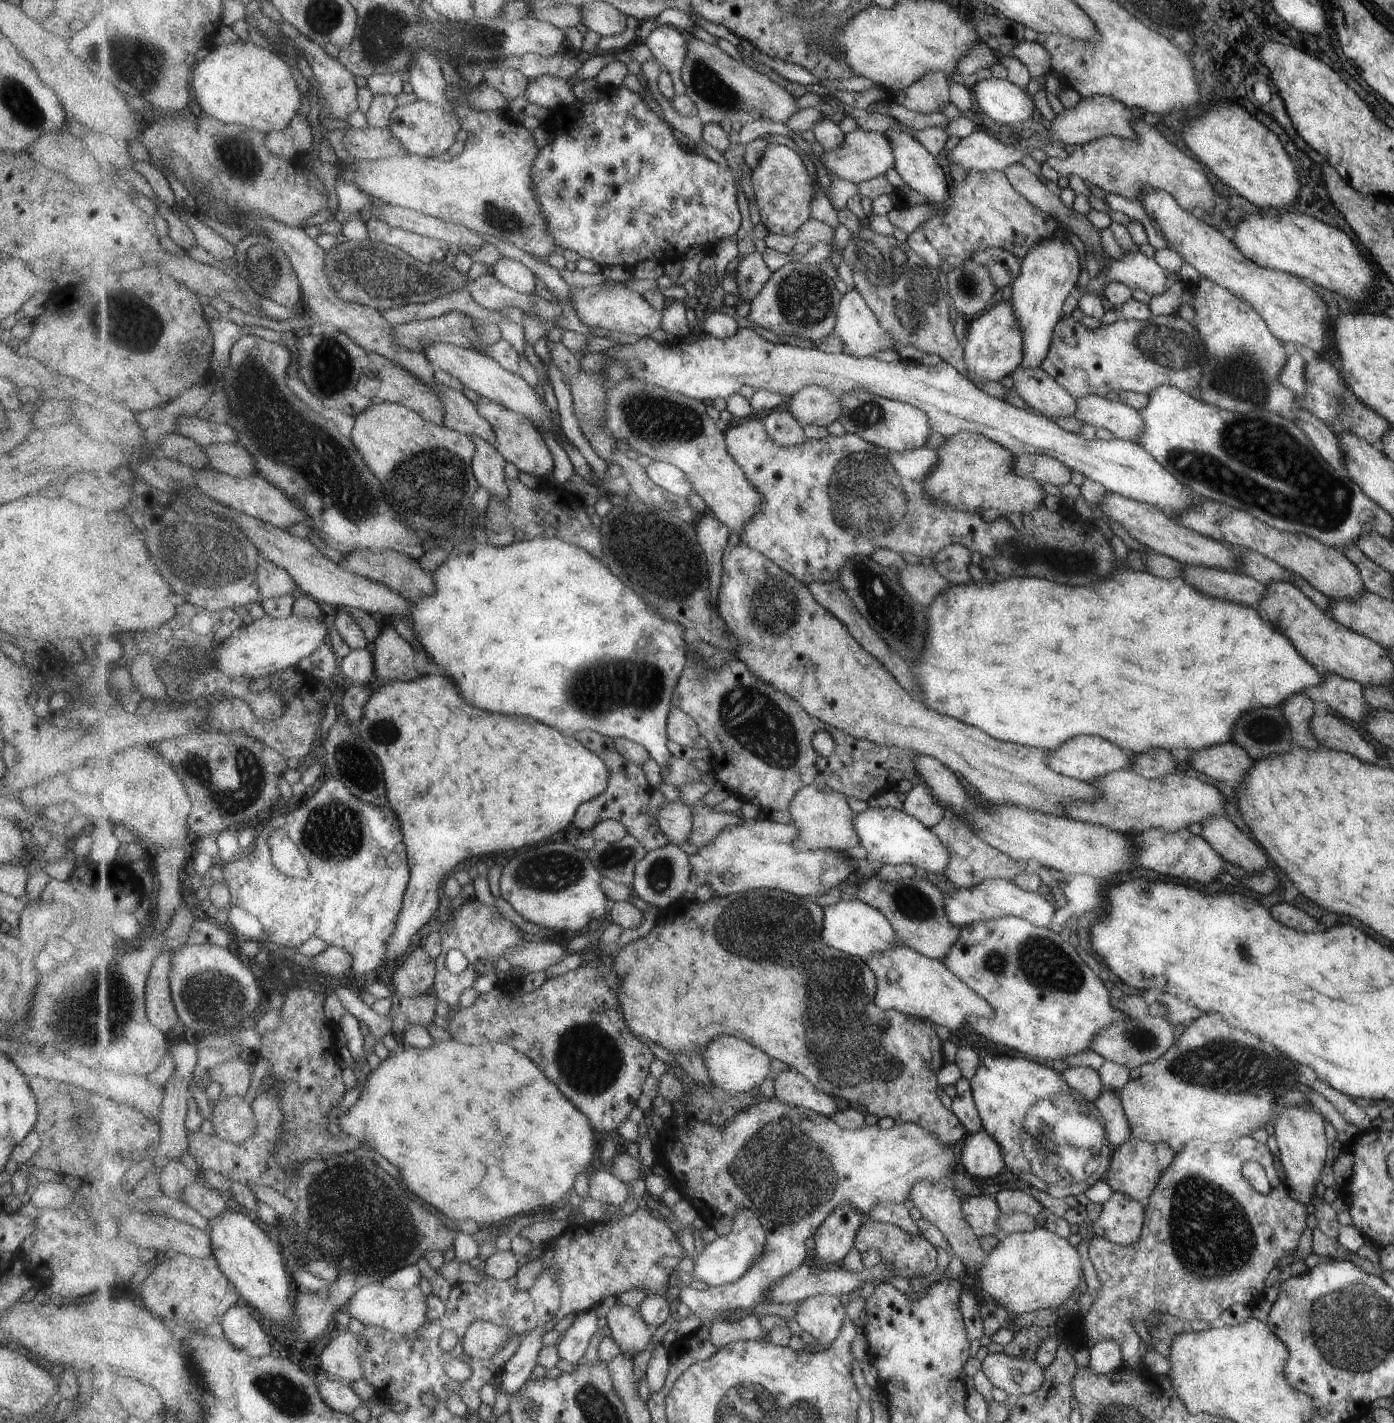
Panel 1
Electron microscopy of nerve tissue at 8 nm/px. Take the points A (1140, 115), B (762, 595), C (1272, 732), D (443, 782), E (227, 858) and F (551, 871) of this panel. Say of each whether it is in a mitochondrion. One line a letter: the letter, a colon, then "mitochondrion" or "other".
A: other
B: mitochondrion
C: mitochondrion
D: other
E: other
F: mitochondrion

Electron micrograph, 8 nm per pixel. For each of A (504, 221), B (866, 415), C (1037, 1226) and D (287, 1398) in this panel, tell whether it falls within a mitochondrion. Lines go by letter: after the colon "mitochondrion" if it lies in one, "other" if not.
A: mitochondrion
B: mitochondrion
C: other
D: mitochondrion

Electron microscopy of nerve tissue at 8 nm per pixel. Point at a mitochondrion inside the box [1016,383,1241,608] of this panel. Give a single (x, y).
(1089, 562)

